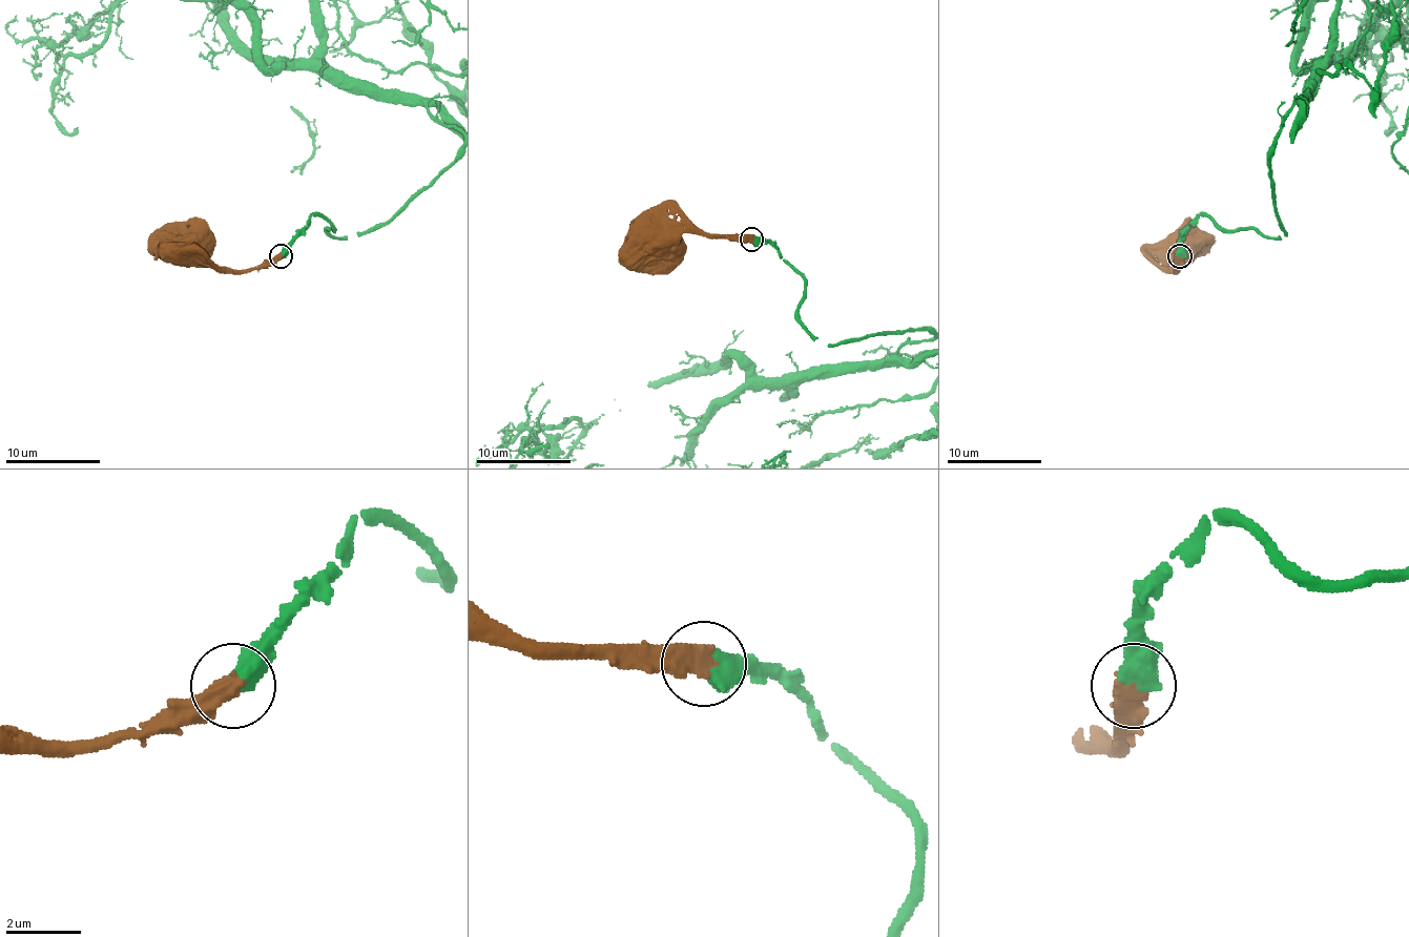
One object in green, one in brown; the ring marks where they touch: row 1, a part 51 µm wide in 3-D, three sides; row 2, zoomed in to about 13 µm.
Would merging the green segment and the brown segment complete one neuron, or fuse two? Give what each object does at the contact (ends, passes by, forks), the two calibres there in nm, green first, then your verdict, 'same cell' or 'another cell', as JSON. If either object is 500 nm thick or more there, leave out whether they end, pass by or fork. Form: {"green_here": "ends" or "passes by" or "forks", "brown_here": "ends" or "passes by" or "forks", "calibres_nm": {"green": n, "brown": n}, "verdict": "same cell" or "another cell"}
{"calibres_nm": {"green": 650, "brown": 600}, "verdict": "same cell"}

